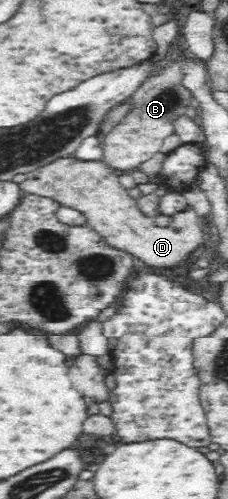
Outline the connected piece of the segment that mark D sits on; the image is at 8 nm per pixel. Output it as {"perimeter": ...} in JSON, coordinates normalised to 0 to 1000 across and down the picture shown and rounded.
{"perimeter":[[[289,315],[127,345],[79,377],[96,389],[224,397],[281,415],[355,425],[382,437],[386,453],[456,479],[474,495],[605,517],[649,537],[693,545],[807,537],[833,509],[895,489],[908,471],[851,441],[816,437],[816,427],[763,435],[759,453],[684,453],[680,435],[627,429],[596,401],[561,391],[557,377],[518,371],[513,359],[513,347],[447,321],[351,325]]]}

